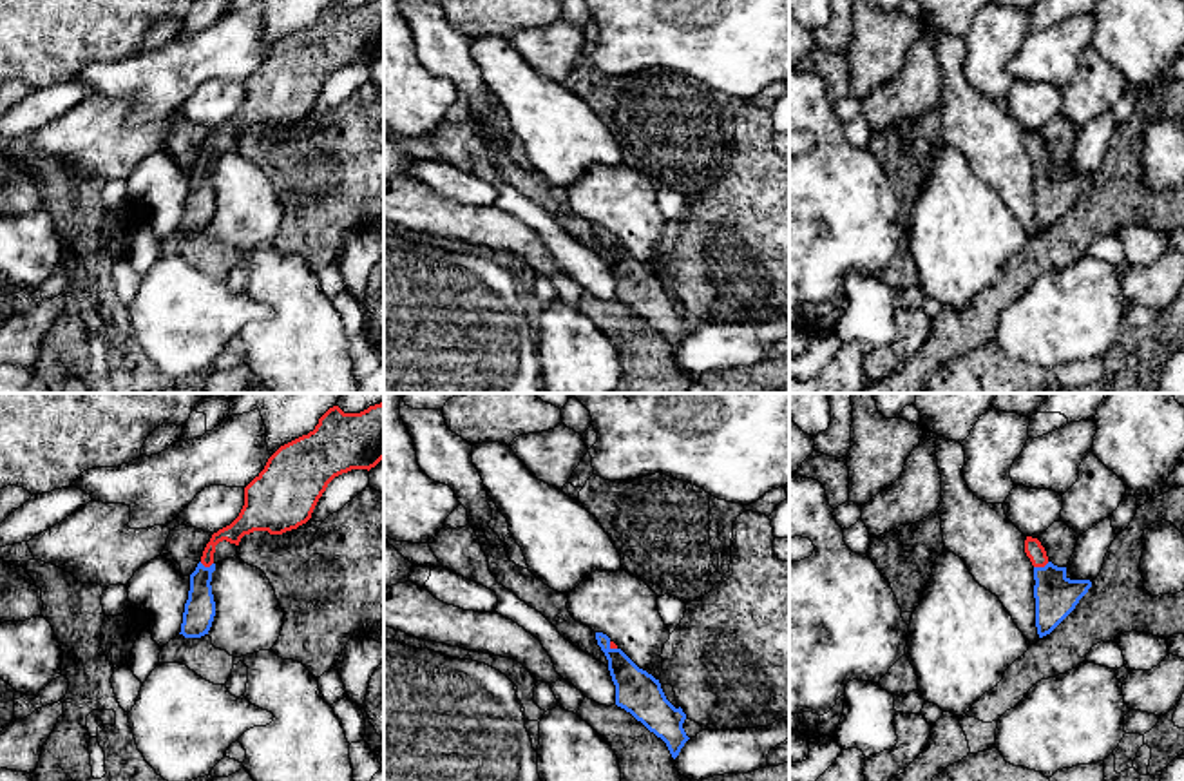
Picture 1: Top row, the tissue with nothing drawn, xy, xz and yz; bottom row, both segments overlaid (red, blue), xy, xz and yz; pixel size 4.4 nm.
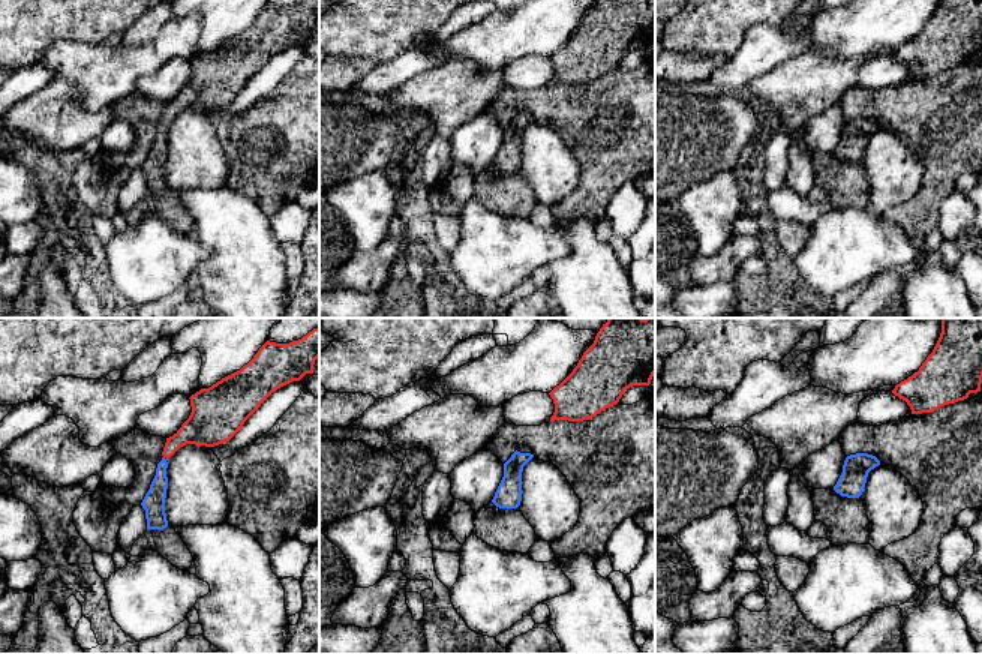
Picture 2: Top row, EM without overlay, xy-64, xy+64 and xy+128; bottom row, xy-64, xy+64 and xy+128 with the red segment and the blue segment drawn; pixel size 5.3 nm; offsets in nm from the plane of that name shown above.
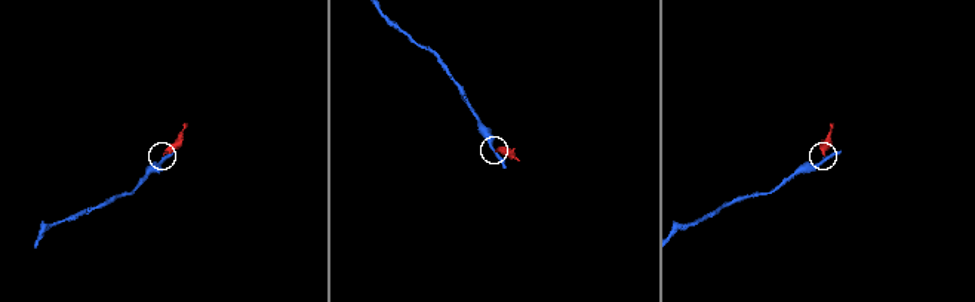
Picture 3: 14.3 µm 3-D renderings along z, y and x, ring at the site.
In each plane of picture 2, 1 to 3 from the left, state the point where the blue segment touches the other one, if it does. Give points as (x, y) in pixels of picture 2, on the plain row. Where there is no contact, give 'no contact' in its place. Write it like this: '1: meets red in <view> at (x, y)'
1: no contact
2: no contact
3: no contact

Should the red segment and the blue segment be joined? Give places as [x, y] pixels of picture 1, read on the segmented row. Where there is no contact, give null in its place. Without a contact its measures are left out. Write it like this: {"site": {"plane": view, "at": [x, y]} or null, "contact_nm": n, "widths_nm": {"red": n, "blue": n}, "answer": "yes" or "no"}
{"site": {"plane": "yz", "at": [1041, 566]}, "contact_nm": 80, "widths_nm": {"red": 80, "blue": 190}, "answer": "yes"}

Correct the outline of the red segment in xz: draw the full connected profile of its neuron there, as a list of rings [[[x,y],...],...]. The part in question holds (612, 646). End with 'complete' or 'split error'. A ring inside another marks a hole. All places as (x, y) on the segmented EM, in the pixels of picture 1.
[[[596,632],[596,640],[608,660],[616,705],[661,738],[675,759],[690,739],[683,728],[686,719],[683,709],[675,709],[666,699],[659,680],[639,669],[606,634]]] | split error

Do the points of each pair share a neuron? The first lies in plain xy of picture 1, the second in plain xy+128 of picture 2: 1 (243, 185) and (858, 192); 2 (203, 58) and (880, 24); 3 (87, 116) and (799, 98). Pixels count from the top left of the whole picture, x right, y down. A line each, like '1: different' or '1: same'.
1: different
2: same
3: same

